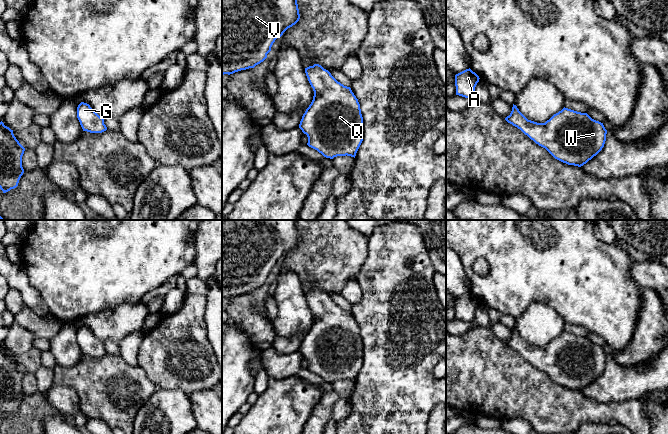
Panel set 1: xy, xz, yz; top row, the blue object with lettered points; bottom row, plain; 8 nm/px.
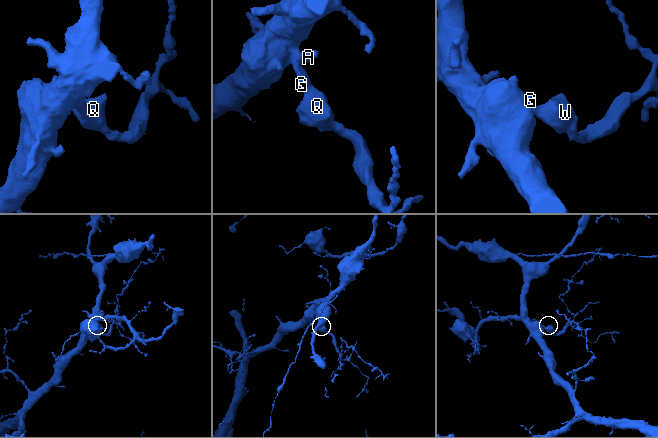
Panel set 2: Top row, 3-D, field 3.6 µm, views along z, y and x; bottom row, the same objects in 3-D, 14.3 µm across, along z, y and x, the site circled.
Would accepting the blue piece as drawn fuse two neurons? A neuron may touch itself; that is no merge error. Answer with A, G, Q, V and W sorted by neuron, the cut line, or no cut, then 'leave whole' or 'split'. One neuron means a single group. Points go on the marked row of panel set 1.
A G Q V W; no cut; leave whole

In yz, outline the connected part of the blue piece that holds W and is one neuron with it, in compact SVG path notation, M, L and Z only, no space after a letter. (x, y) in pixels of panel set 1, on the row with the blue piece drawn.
M513 104L505 120L568 165L583 166L602 150L606 141L603 123L565 107L545 123L537 123L528 120Z

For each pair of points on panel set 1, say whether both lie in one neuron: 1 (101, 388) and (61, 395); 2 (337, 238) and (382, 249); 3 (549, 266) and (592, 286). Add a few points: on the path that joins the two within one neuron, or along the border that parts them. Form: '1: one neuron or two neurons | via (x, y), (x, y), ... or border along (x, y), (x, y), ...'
1: two neurons | border along (54, 384), (71, 387), (78, 396), (80, 410)
2: two neurons | border along (368, 237), (367, 256), (361, 268)
3: one neuron | via (560, 266), (566, 266), (581, 277)

